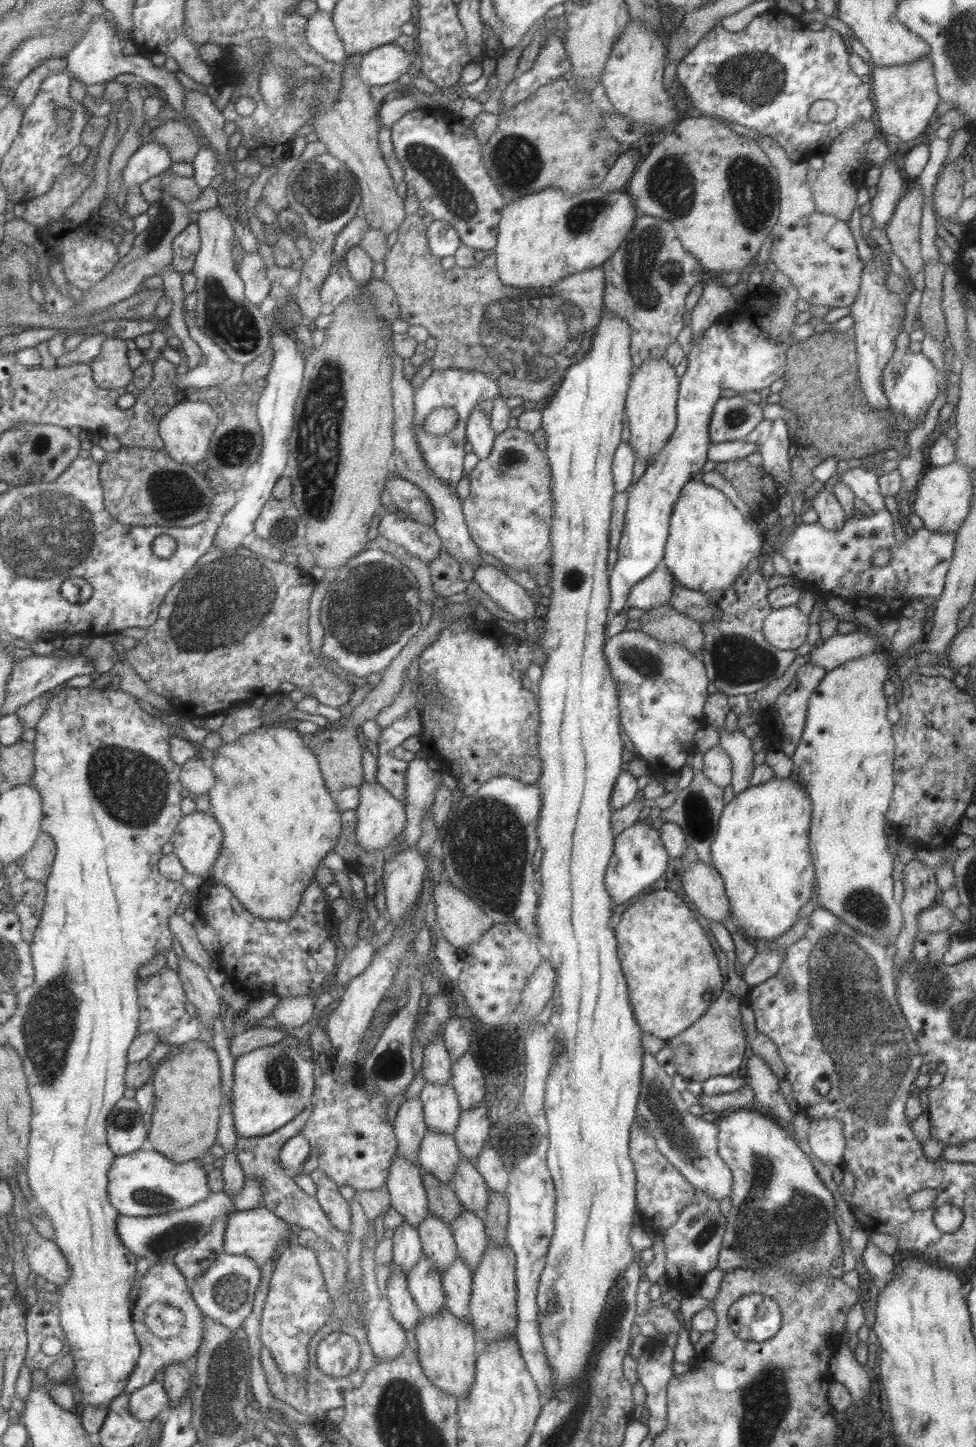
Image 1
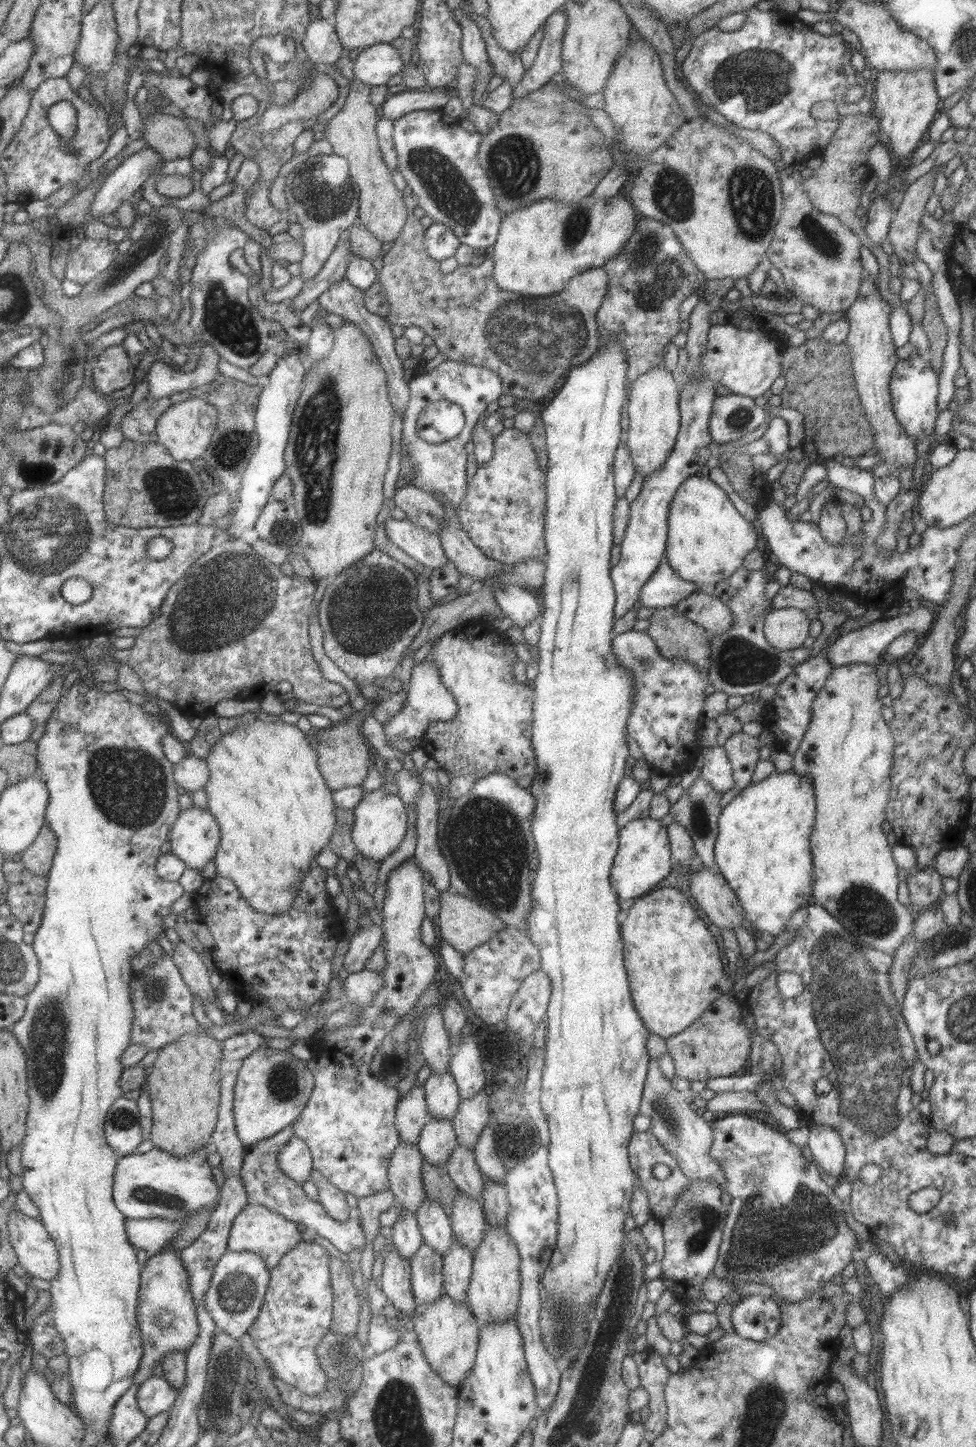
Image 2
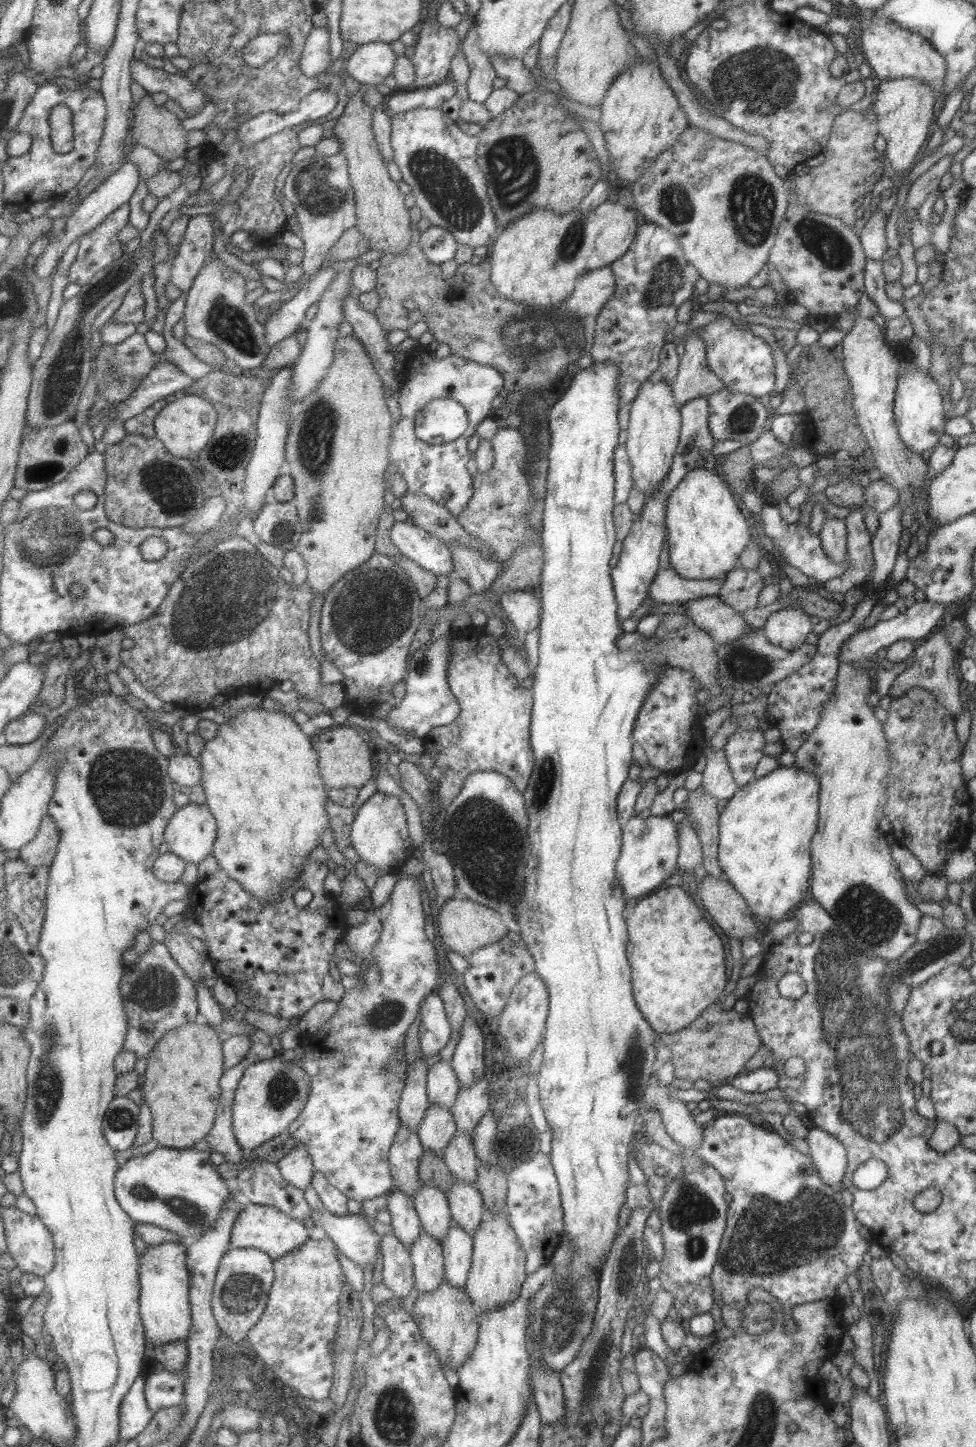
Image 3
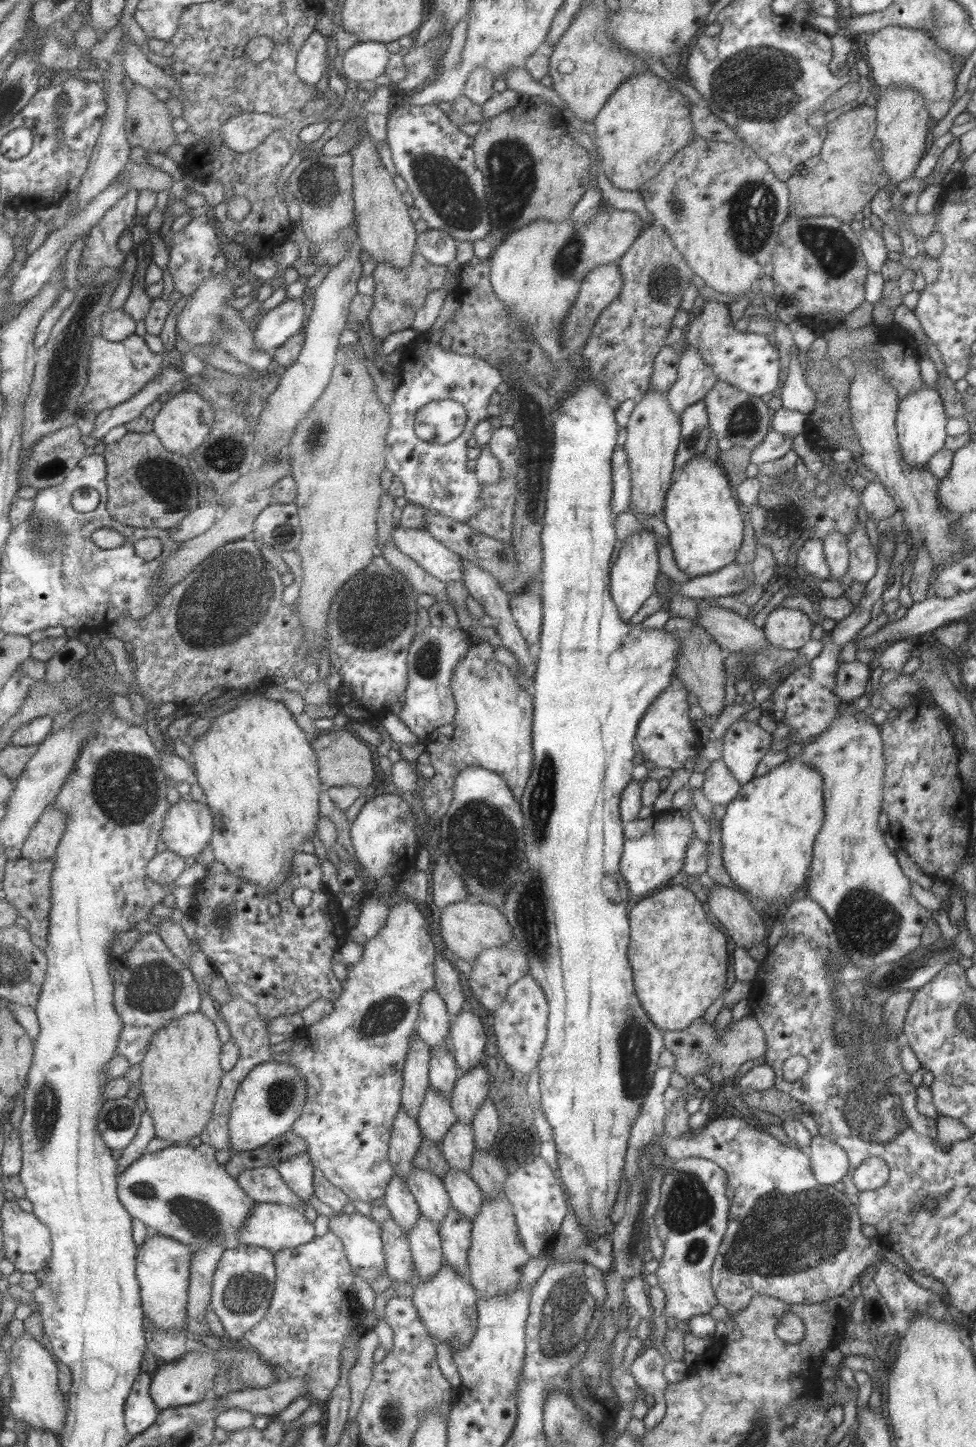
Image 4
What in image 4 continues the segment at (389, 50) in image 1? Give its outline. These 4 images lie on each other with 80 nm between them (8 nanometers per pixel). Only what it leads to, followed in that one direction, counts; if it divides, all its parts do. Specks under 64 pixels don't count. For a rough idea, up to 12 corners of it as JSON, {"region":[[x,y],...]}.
{"region":[[358,41],[343,55],[345,76],[355,82],[384,74],[385,43]]}

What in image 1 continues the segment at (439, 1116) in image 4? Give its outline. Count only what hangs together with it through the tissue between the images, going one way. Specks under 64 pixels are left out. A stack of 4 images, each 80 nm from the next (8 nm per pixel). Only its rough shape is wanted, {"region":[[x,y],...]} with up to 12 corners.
{"region":[[426,1129],[421,1171],[451,1184],[459,1156],[453,1135]]}

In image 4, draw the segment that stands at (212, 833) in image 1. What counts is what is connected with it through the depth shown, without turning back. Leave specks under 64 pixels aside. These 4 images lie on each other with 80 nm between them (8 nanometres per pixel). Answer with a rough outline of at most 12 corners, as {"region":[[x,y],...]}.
{"region":[[182,797],[162,830],[166,850],[196,857],[212,835],[205,804]]}

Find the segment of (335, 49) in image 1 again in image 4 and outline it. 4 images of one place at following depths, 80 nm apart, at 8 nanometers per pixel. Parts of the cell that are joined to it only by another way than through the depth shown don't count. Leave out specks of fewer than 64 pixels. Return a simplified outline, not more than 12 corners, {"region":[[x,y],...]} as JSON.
{"region":[[314,30],[297,53],[295,72],[315,85],[327,70],[327,36]]}

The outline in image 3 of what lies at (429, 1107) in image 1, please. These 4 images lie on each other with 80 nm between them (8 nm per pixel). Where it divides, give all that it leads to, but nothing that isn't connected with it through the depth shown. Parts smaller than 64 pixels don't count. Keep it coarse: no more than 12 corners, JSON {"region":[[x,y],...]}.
{"region":[[439,1060],[426,1075],[428,1103],[450,1110],[459,1082]]}

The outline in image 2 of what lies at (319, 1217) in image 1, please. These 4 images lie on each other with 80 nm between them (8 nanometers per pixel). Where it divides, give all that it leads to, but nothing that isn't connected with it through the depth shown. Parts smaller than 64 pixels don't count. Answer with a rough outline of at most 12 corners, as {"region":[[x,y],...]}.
{"region":[[287,1126],[245,1148],[249,1202],[313,1229],[339,1252],[364,1249],[358,1218],[331,1219],[283,1174]]}

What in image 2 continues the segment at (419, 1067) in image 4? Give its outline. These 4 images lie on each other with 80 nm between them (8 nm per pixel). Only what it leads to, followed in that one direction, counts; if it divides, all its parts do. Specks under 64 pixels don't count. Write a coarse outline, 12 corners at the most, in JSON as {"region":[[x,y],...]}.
{"region":[[424,1084],[397,1102],[398,1141],[413,1147],[427,1123]]}

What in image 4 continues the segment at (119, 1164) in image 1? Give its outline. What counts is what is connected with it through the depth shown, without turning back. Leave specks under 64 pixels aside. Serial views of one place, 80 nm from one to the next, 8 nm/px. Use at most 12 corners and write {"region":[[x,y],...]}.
{"region":[[201,1143],[143,1154],[118,1195],[143,1230],[200,1249],[255,1203]]}

